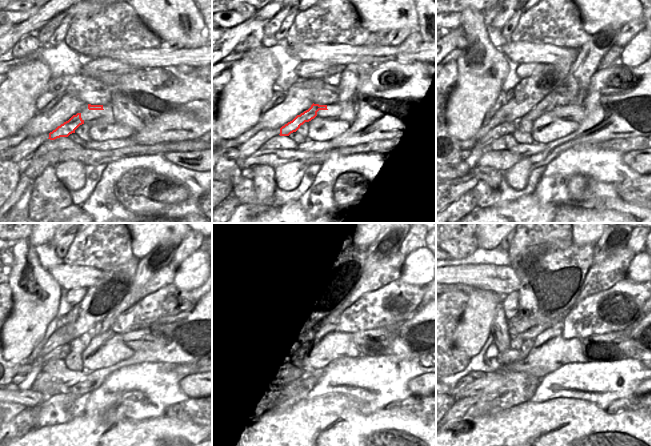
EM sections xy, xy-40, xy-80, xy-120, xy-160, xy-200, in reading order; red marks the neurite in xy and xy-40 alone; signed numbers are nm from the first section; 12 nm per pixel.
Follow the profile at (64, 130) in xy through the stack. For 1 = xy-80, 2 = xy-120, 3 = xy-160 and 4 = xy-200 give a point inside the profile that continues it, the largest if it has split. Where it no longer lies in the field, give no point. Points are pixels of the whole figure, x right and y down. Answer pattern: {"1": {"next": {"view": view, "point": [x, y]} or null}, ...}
{"1": {"next": {"view": "xy-80", "point": [546, 105]}}, "2": {"next": {"view": "xy-120", "point": [165, 276]}}, "3": {"next": {"view": "xy-160", "point": [379, 275]}}, "4": {"next": {"view": "xy-200", "point": [602, 276]}}}

